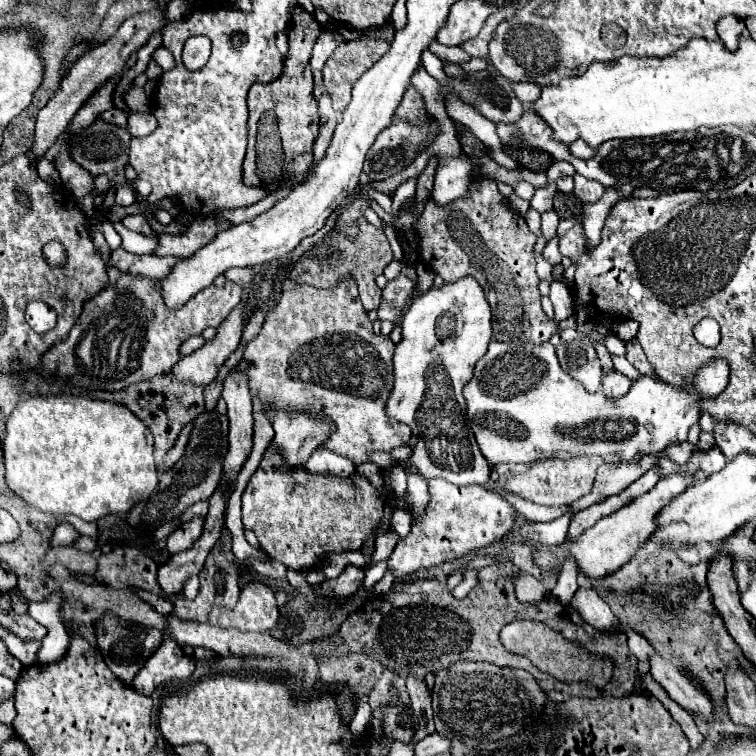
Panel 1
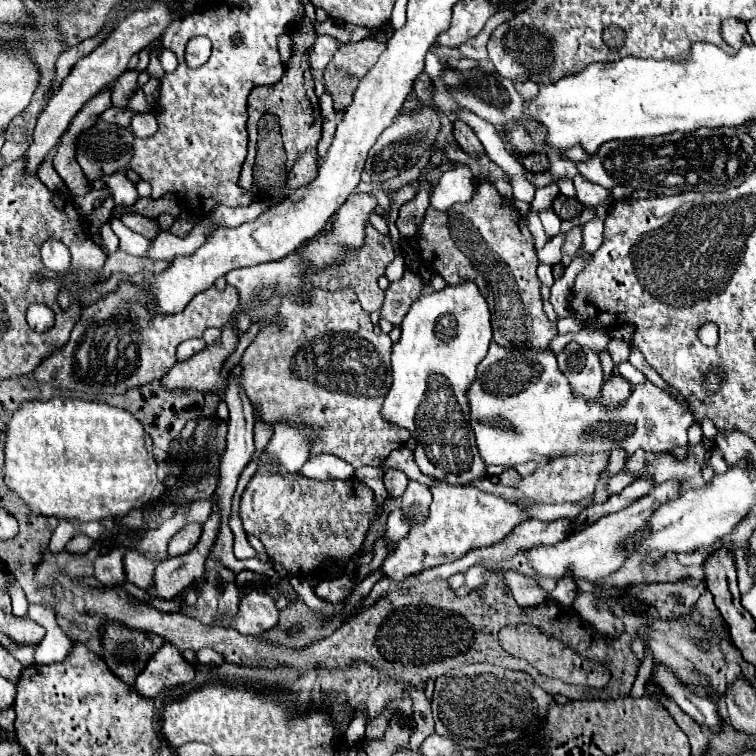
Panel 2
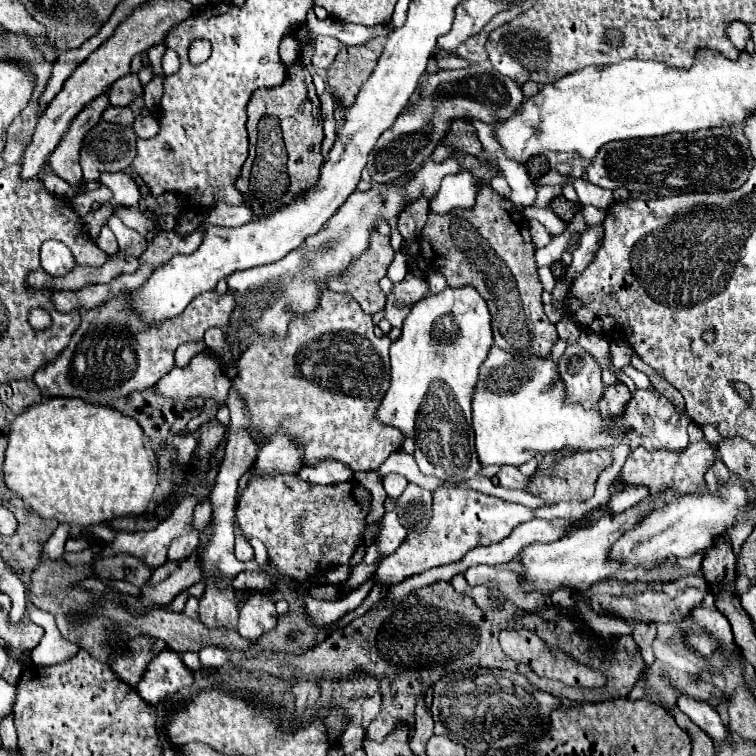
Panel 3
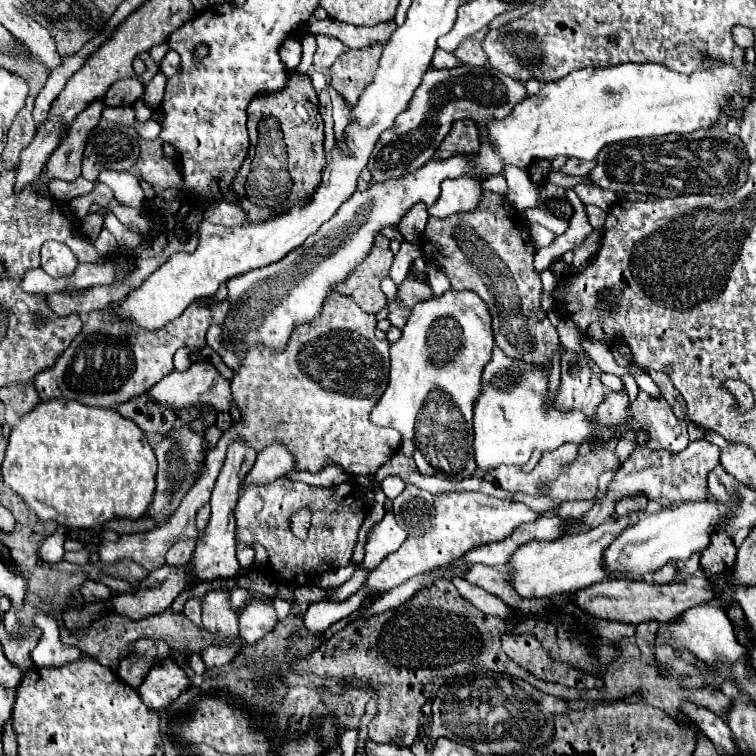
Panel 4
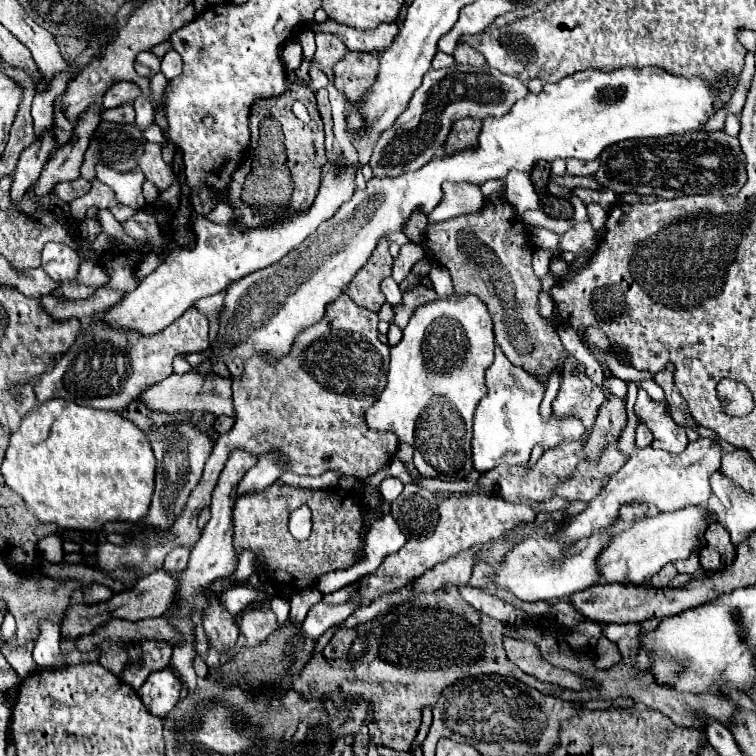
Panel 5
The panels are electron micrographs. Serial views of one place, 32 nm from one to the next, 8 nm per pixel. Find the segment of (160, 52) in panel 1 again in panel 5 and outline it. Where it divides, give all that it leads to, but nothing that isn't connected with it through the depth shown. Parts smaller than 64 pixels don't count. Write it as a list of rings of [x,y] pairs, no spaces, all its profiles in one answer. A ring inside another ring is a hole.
[[[170,50],[170,52],[162,58],[162,74],[170,80],[170,78],[174,78],[176,74],[180,74],[180,70],[182,70],[180,54],[174,52],[174,50]]]

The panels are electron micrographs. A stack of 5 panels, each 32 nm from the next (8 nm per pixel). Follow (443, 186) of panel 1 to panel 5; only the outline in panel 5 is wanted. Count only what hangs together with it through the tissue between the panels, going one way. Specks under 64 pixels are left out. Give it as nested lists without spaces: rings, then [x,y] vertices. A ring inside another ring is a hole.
[[[444,184],[444,200],[428,215],[428,226],[458,214],[472,214],[480,210],[482,204],[484,204],[484,196],[480,192],[480,186]]]

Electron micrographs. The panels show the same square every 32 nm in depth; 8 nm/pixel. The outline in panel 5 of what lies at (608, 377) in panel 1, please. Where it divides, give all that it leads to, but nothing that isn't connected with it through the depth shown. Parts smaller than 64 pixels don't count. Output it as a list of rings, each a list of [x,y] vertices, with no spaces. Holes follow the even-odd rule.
[[[610,396],[598,410],[594,430],[584,444],[586,456],[596,460],[600,450],[604,450],[608,444],[618,444],[620,434],[626,426],[626,398]]]

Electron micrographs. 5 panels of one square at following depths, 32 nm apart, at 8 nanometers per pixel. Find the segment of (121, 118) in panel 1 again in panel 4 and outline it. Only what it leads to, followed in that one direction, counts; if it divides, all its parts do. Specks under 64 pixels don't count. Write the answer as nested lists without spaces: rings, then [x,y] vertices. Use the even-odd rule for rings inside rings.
[[[118,106],[118,108],[104,108],[102,118],[108,122],[116,122],[116,124],[134,124],[136,116],[132,106]]]

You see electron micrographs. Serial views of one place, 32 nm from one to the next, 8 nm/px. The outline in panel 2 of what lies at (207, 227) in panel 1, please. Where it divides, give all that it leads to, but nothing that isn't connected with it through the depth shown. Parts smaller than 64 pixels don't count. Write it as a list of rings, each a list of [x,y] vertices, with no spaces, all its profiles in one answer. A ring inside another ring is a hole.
[[[202,218],[182,238],[170,234],[170,232],[158,232],[158,236],[154,238],[154,244],[146,256],[154,258],[154,260],[172,260],[174,256],[188,256],[196,248],[200,248],[200,244],[204,244],[204,240],[208,240],[208,232],[212,232],[212,228],[214,228],[214,224],[210,222],[210,218]]]

